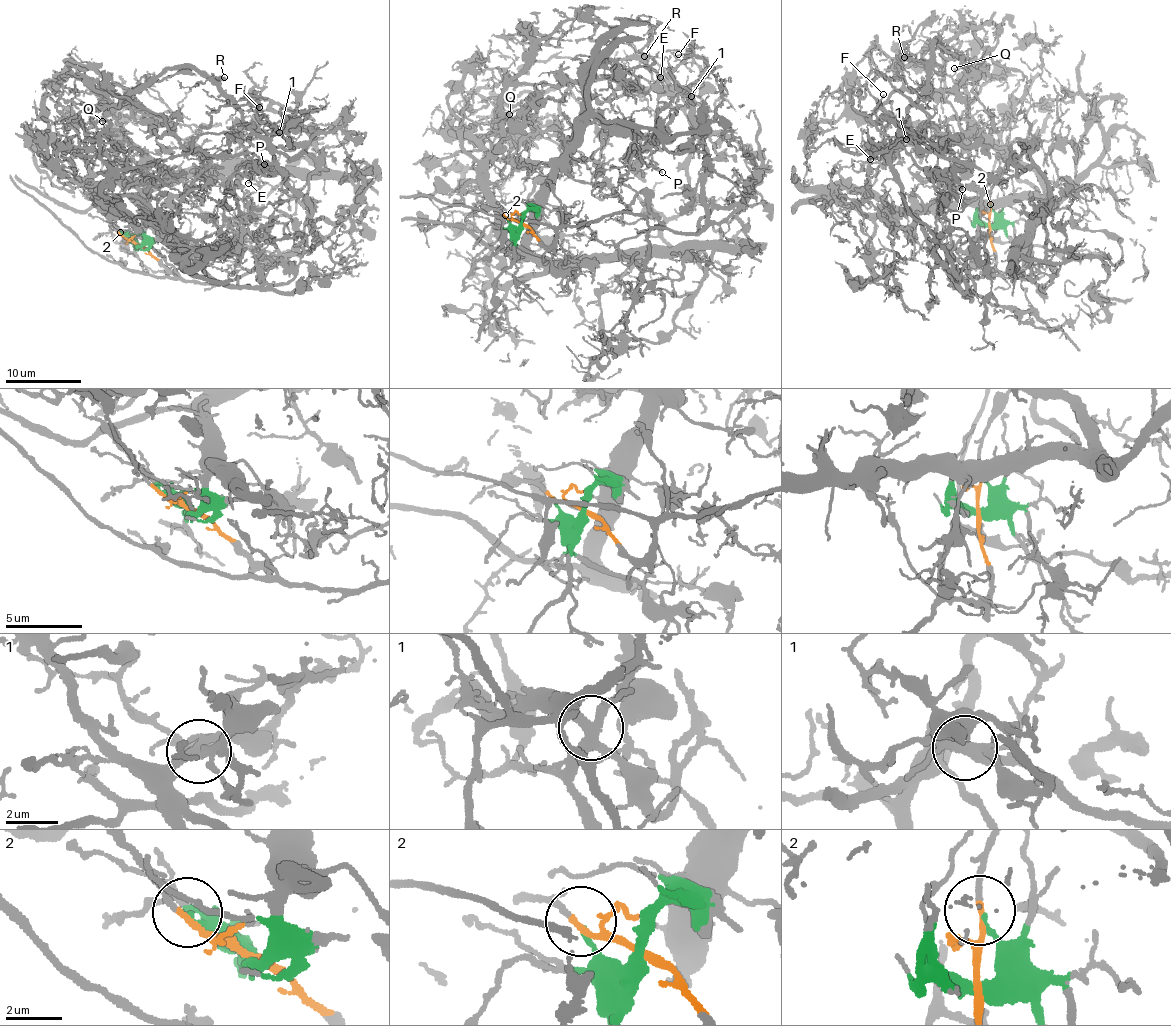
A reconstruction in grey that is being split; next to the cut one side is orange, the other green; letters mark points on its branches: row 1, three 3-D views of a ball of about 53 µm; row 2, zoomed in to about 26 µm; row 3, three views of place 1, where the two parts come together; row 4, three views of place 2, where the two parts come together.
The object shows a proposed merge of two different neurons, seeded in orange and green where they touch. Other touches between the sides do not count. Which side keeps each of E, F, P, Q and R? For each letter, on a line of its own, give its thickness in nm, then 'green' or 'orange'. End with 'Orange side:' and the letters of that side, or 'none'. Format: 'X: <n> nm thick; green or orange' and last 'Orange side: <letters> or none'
E: 110 nm thick; orange
F: 160 nm thick; green
P: 360 nm thick; orange
Q: 140 nm thick; green
R: 200 nm thick; orange
Orange side: E, P, R

